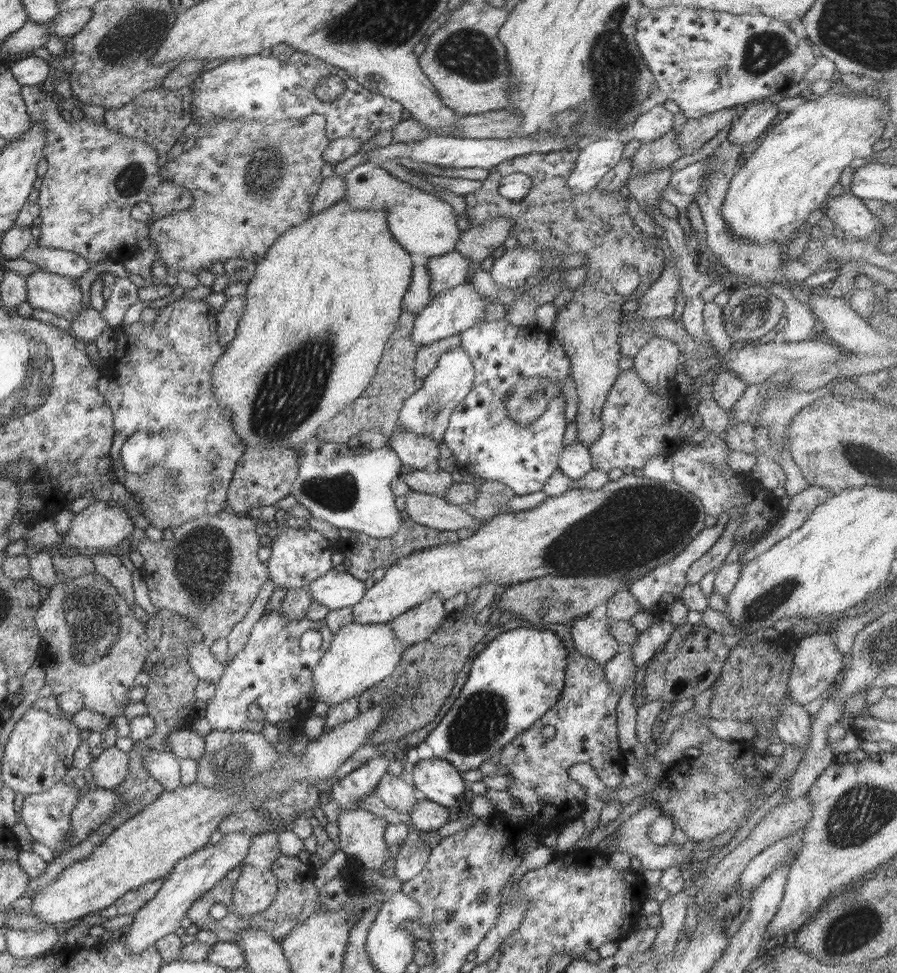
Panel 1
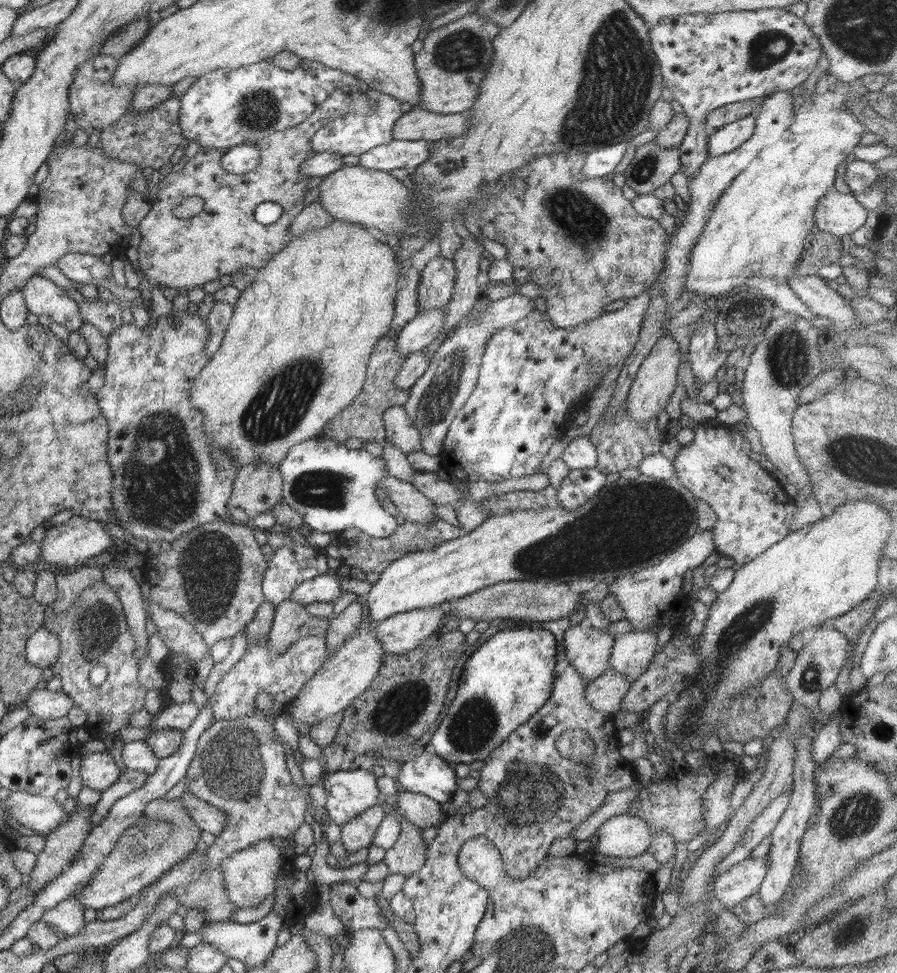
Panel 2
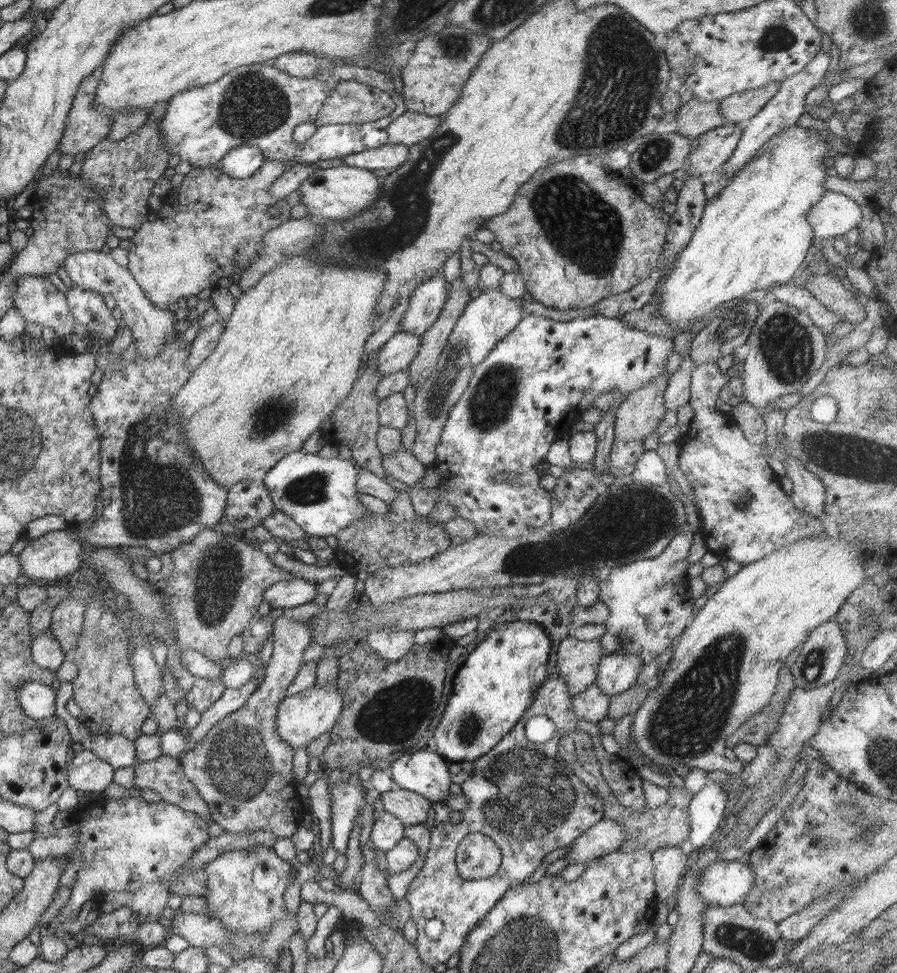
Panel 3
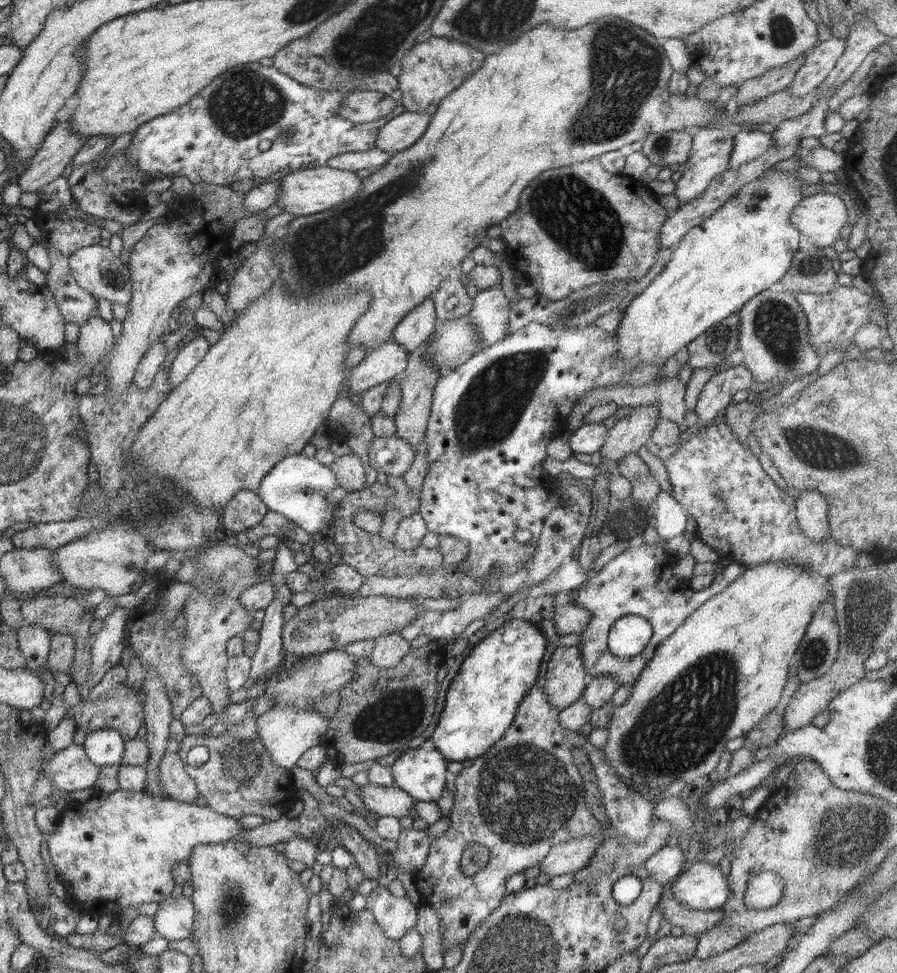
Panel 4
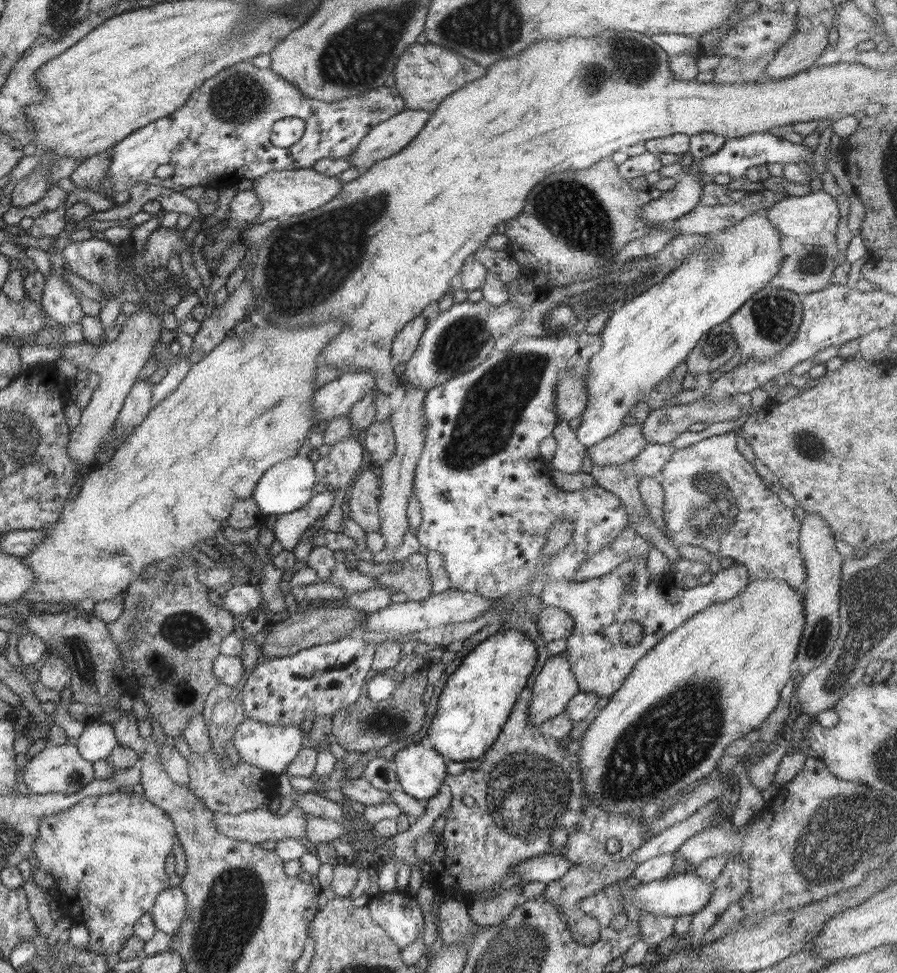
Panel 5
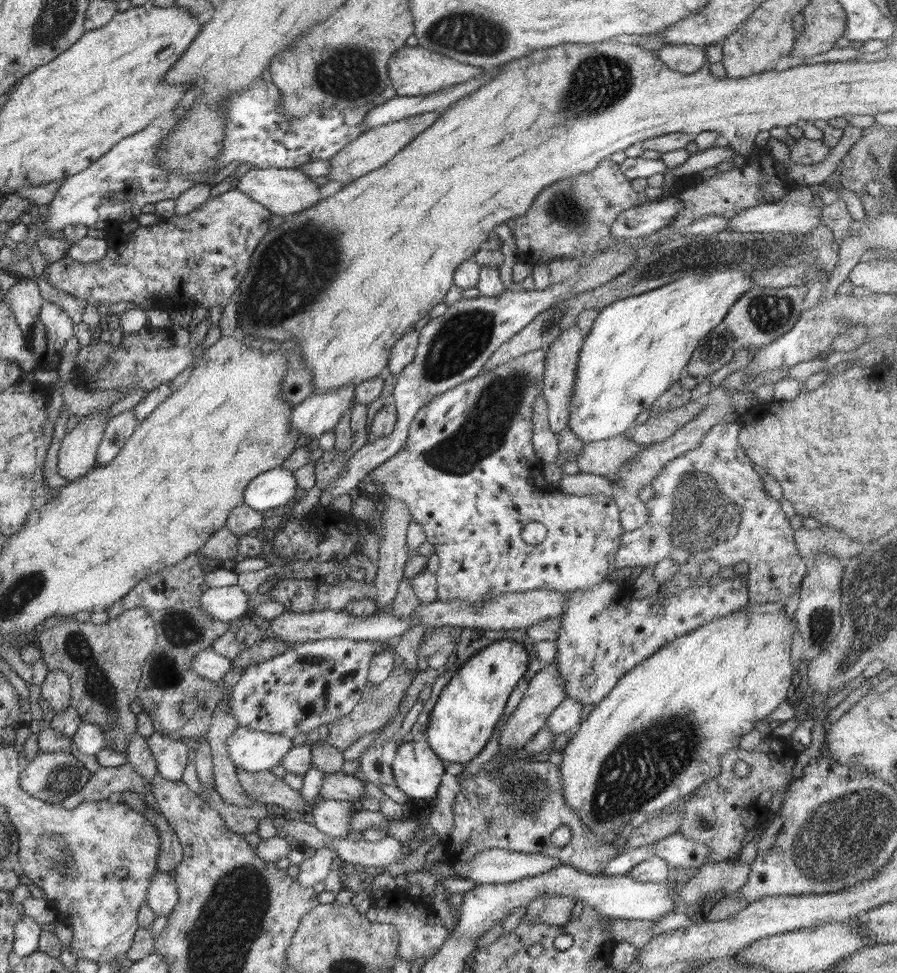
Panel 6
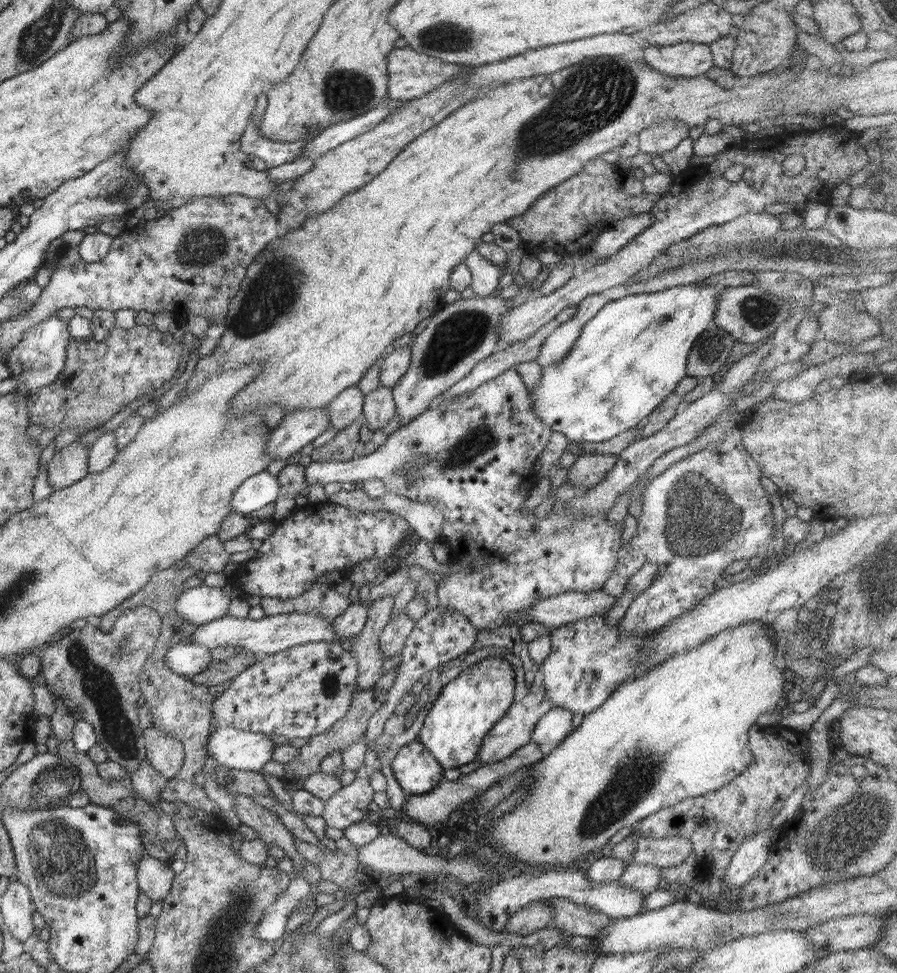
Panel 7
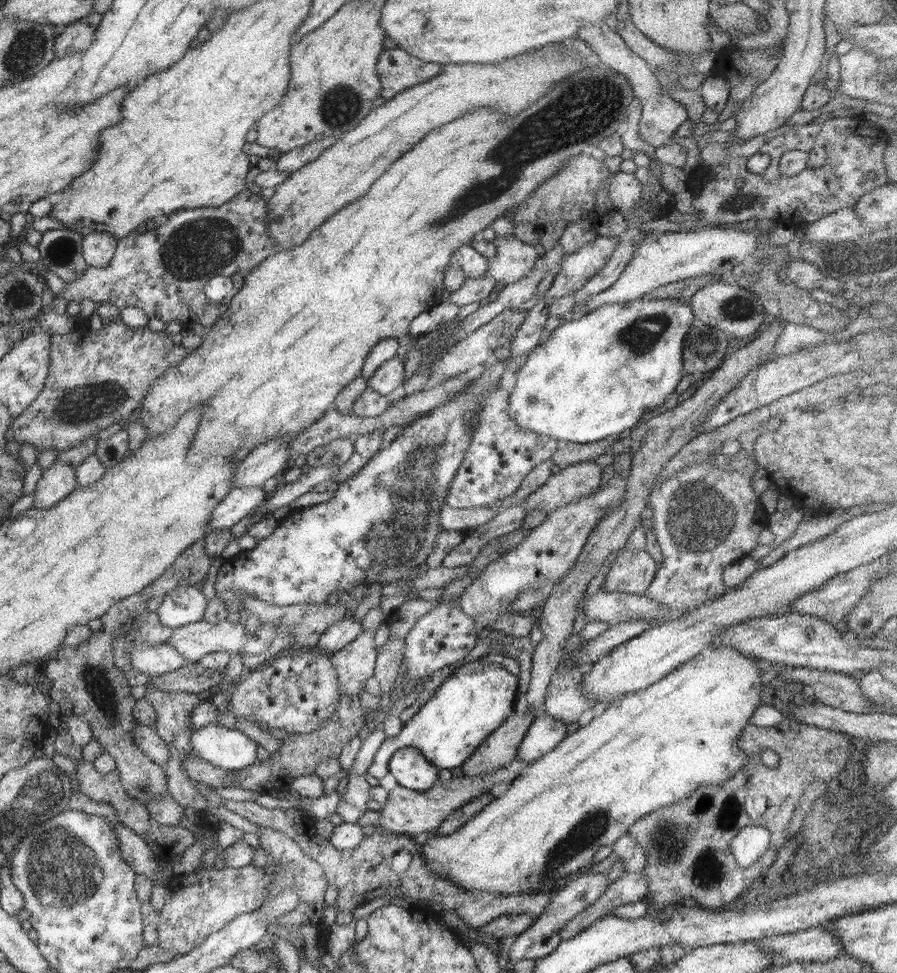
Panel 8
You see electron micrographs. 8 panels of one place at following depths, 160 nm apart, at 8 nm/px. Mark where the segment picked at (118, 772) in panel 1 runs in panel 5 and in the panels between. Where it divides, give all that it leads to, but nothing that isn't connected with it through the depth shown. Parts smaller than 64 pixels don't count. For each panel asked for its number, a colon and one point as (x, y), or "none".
2: (100, 771)
3: (86, 772)
4: (69, 769)
5: (57, 768)

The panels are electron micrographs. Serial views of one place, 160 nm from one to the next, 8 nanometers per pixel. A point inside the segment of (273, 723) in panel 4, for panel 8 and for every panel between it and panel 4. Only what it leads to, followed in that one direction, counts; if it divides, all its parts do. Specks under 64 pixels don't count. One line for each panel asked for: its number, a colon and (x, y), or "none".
5: (272, 748)
6: (250, 750)
7: (235, 749)
8: (229, 749)

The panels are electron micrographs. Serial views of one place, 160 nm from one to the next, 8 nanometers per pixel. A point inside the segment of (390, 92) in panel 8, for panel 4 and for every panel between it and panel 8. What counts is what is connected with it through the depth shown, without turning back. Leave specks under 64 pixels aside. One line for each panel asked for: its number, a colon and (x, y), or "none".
4: (431, 71)
5: (425, 74)
6: (413, 71)
7: (411, 74)

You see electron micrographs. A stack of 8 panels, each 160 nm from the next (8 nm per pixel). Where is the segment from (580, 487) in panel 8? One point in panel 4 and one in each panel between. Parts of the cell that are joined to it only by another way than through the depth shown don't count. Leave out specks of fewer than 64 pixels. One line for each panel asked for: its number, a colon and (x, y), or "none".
4: (627, 436)
5: (627, 443)
6: (604, 457)
7: (588, 470)

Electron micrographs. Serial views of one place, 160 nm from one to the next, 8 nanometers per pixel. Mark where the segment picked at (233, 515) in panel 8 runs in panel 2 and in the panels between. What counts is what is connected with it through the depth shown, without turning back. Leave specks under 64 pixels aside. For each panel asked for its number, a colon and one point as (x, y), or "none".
2: (333, 488)
3: (319, 494)
4: (296, 487)
5: (285, 487)
6: (273, 488)
7: (259, 490)

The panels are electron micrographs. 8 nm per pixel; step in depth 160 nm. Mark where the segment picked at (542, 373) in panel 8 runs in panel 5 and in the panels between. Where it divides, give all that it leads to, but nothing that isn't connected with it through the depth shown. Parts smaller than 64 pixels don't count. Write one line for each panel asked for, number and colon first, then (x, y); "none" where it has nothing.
5: (645, 339)
6: (639, 347)
7: (629, 358)

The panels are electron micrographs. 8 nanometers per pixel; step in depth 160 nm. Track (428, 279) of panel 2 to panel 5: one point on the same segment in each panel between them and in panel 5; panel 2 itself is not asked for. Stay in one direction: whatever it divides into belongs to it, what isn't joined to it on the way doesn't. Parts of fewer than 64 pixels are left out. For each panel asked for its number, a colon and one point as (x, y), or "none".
3: (428, 299)
4: (416, 328)
5: (406, 342)

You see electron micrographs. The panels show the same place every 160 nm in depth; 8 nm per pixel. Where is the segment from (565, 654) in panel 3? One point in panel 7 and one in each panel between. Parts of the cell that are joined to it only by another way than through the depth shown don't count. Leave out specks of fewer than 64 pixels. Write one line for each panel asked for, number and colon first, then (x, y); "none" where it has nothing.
4: (567, 678)
5: (551, 688)
6: (545, 691)
7: (514, 730)

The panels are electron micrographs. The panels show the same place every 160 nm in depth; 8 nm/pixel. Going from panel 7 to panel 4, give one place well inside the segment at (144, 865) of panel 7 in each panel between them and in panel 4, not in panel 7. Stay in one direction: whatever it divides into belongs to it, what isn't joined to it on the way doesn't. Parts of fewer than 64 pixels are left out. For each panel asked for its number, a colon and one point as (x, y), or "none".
4: (174, 920)
5: (169, 908)
6: (162, 895)

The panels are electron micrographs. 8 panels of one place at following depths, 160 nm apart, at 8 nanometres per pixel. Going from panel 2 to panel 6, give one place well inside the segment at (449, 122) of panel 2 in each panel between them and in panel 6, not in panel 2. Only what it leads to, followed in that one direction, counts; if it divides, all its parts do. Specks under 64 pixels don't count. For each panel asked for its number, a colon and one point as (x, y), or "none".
3: (409, 128)
4: (403, 131)
5: (388, 138)
6: (374, 148)

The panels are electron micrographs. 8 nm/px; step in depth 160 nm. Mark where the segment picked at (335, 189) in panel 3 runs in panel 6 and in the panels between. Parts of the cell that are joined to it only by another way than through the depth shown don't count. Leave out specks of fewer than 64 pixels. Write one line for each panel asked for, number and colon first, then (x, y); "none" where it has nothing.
4: (306, 191)
5: (286, 192)
6: (285, 192)

